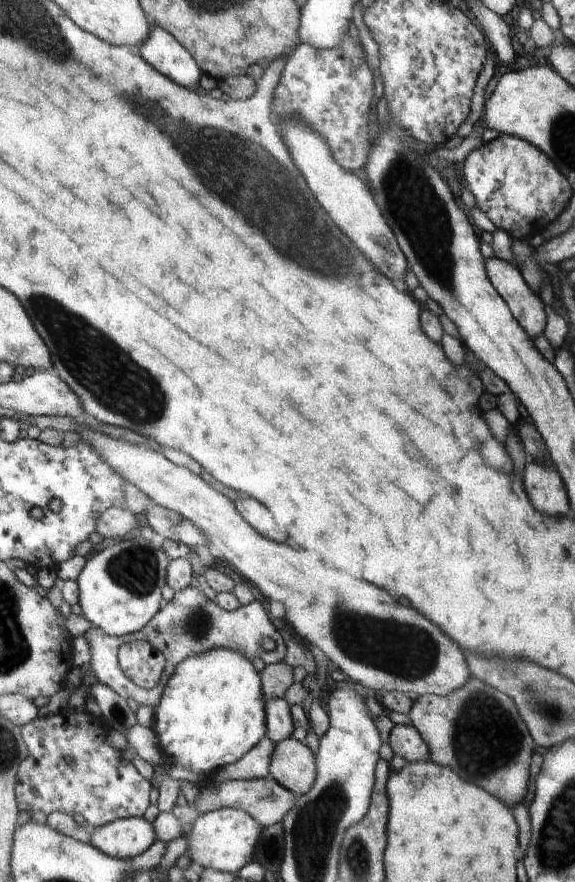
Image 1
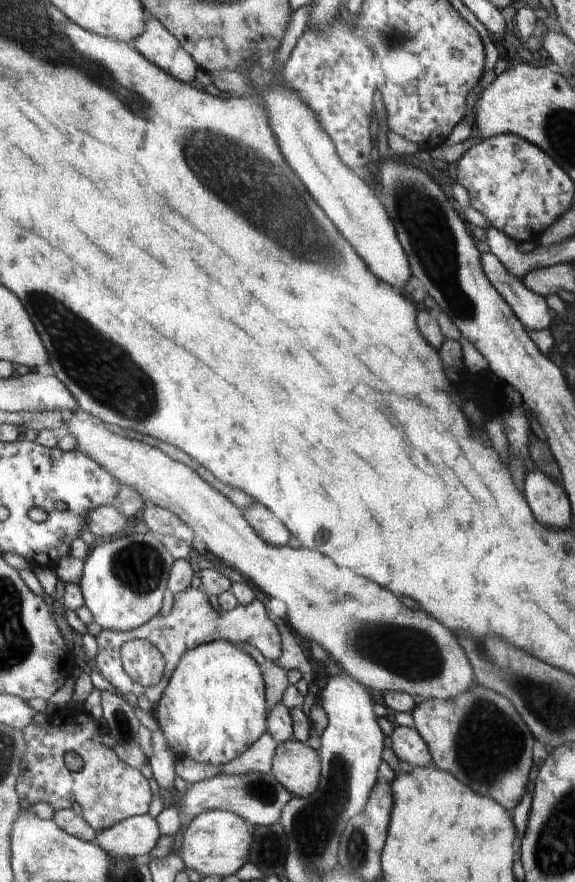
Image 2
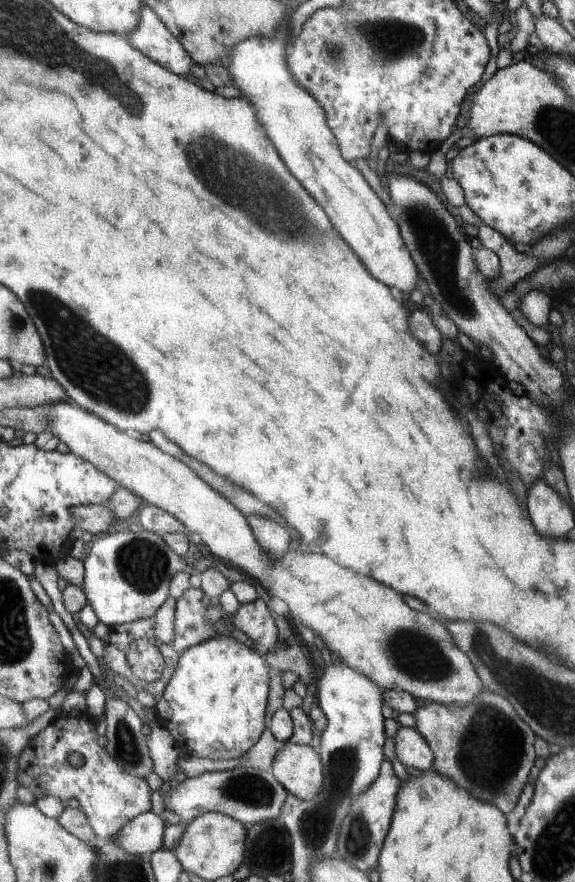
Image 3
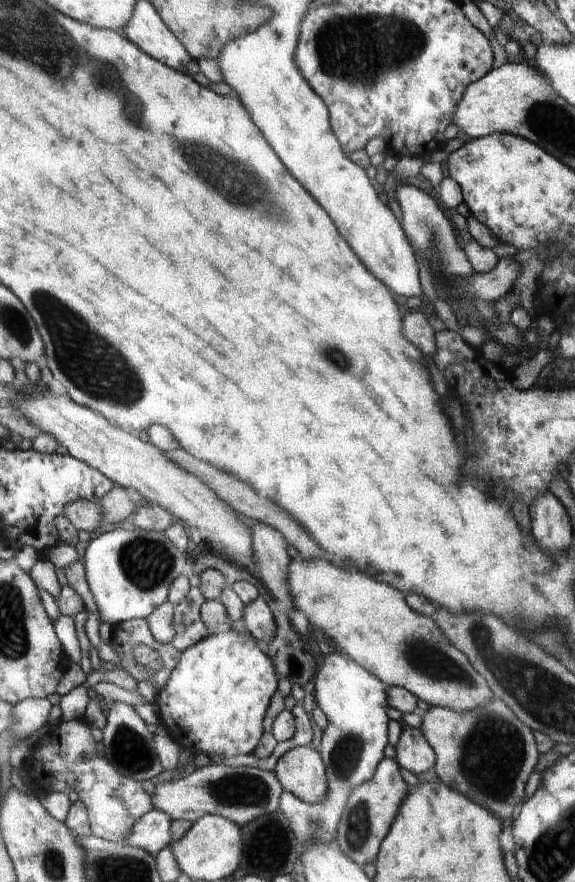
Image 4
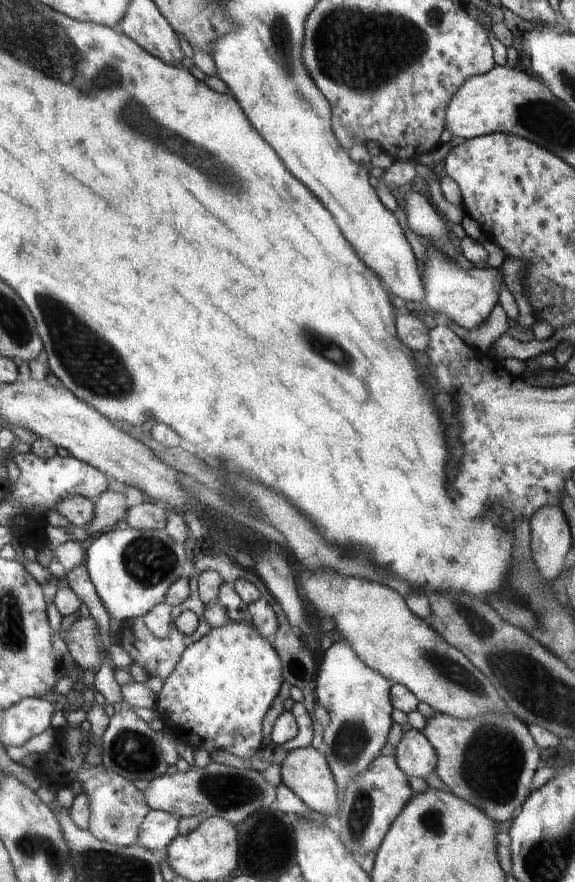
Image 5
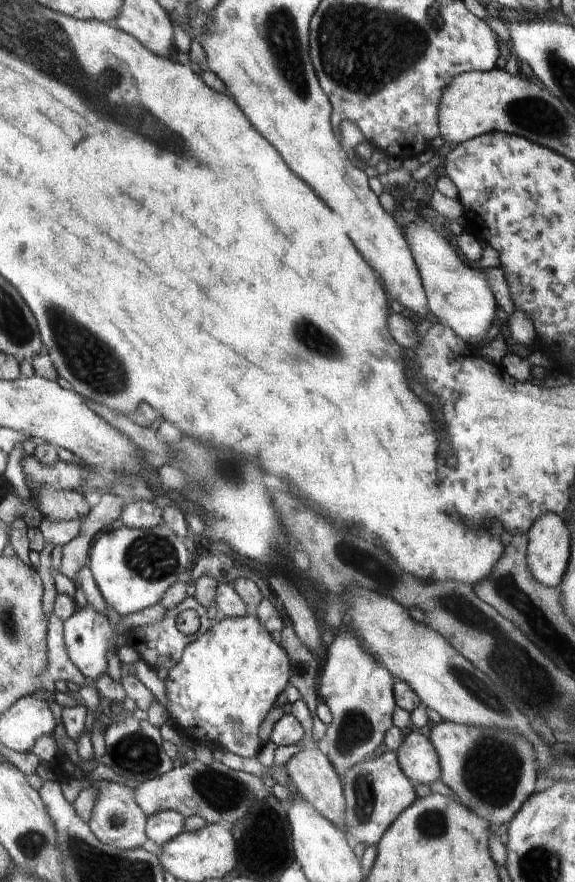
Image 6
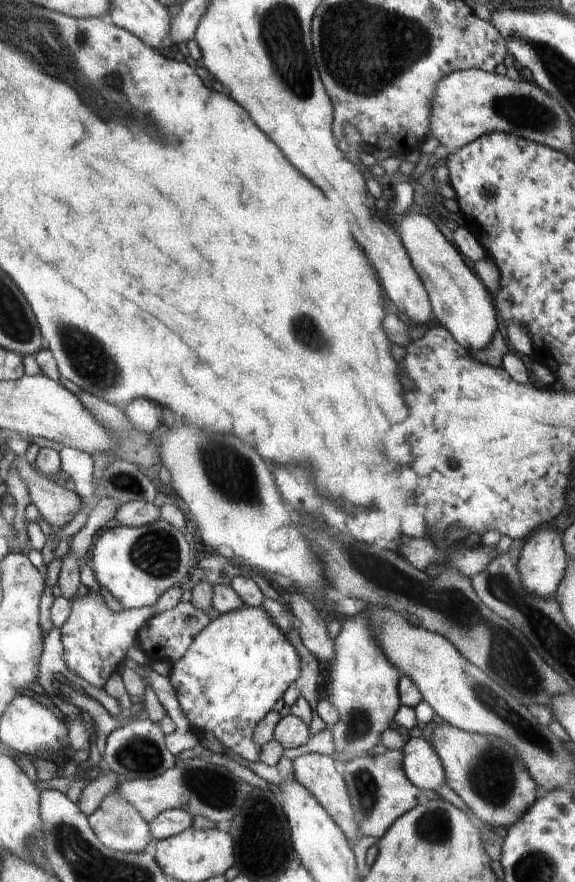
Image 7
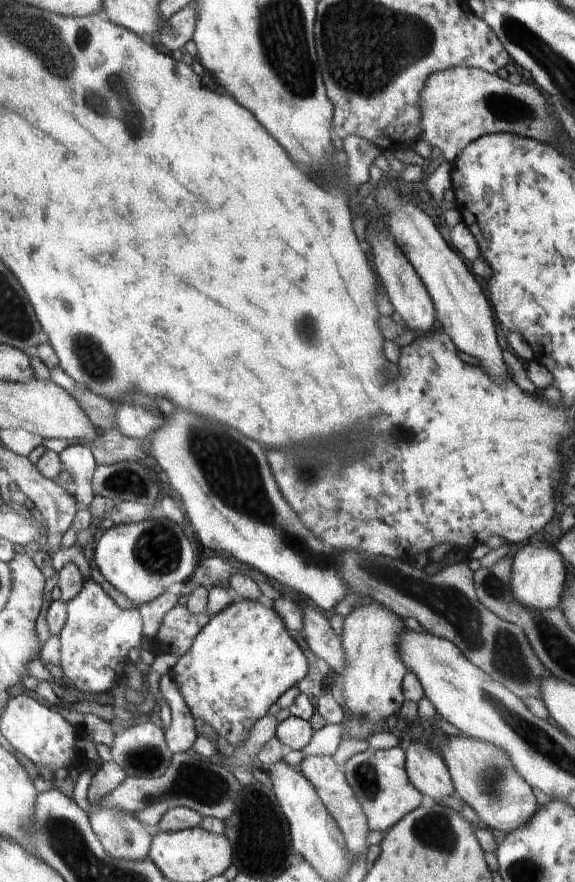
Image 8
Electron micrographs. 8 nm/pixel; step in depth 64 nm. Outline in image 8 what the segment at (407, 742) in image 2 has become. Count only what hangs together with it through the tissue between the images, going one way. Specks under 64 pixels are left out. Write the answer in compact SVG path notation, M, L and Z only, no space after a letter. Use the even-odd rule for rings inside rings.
M416 740L407 743L407 749L405 769L413 785L426 794L430 802L433 798L450 796L454 792L453 779L442 756Z

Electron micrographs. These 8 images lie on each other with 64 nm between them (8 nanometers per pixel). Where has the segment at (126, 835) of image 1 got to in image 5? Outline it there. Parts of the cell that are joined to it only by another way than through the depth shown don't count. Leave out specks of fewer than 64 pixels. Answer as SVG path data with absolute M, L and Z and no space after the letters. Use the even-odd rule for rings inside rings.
M152 809L140 832L138 845L166 854L170 845L180 836L180 820L165 810Z

